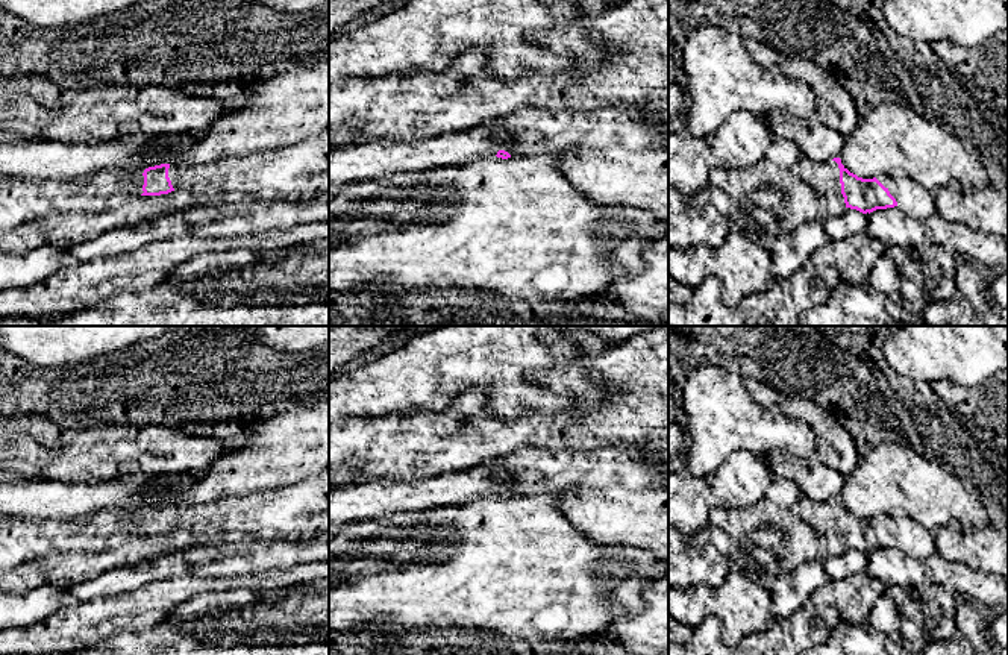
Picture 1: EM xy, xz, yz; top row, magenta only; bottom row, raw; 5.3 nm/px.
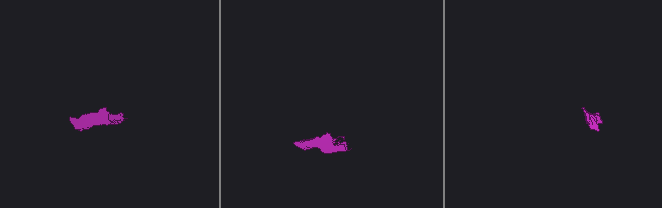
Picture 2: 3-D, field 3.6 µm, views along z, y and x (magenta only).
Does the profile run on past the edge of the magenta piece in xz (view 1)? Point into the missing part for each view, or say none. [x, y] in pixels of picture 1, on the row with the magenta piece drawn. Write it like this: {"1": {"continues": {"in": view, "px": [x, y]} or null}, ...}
{"1": {"continues": null}}

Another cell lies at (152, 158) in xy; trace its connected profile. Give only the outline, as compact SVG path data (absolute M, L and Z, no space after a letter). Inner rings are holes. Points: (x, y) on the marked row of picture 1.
M329 59L293 65L253 85L241 105L229 109L208 126L194 144L180 152L147 152L129 165L144 171L161 164L202 165L226 156L290 146L329 129Z

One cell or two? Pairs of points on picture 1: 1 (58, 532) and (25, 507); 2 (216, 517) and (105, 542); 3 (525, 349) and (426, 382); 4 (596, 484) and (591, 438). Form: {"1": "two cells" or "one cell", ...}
{"1": "two cells", "2": "one cell", "3": "one cell", "4": "two cells"}

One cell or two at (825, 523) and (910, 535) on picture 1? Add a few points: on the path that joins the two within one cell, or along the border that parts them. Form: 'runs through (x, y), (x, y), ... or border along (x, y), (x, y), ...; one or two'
runs through (846, 523), (873, 535), (889, 535); one

